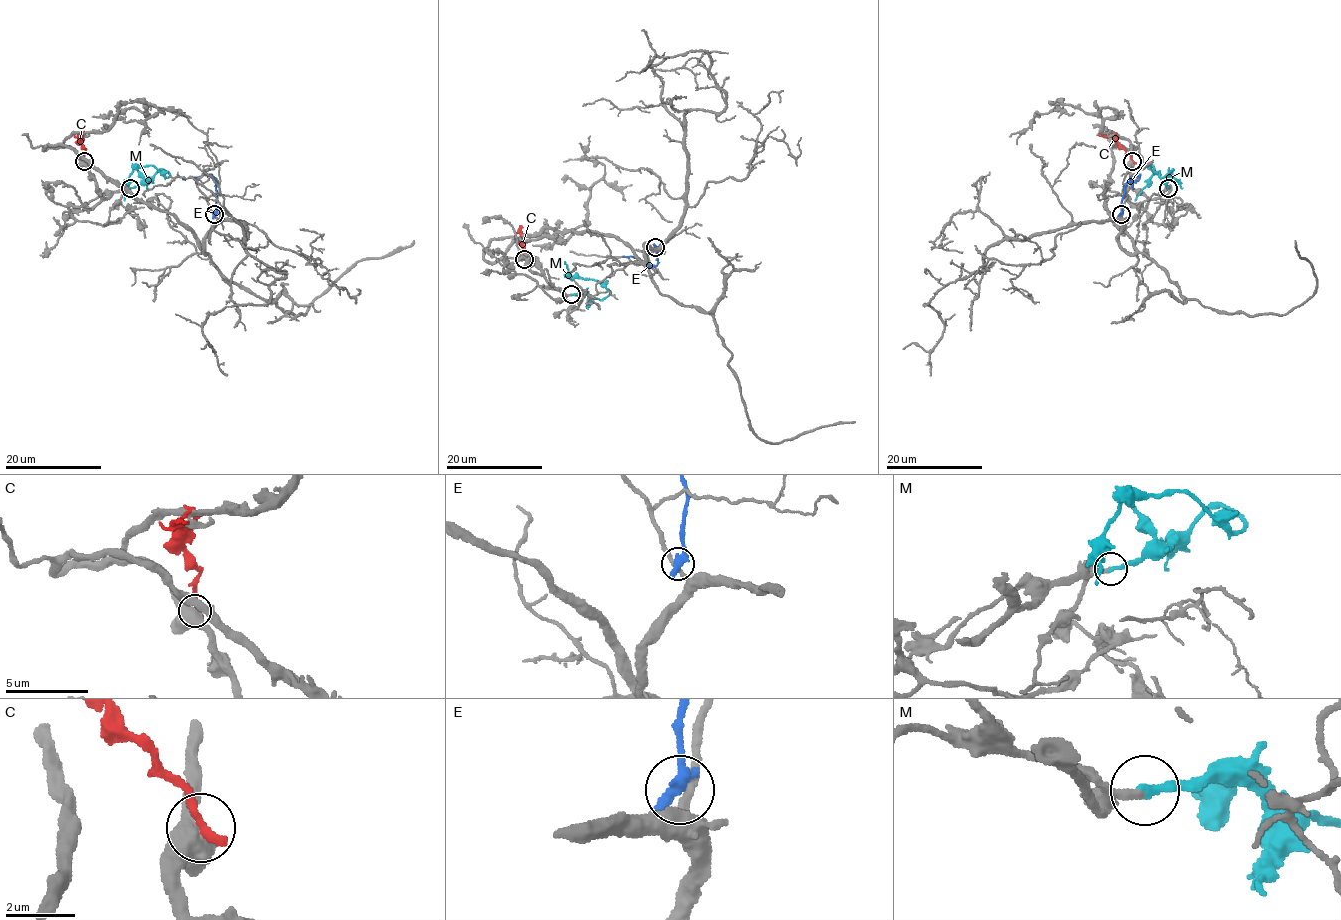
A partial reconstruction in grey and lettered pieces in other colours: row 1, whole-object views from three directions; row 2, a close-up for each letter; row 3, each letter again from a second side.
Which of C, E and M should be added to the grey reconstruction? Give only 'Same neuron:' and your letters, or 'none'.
Same neuron: M

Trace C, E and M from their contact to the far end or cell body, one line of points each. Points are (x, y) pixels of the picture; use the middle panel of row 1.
C: (524, 259), (525, 249), (521, 244), (521, 233), (522, 238)
E: (655, 247), (656, 265), (623, 255)
M: (571, 294), (586, 293), (601, 299), (610, 291), (592, 279), (570, 278), (564, 261)

